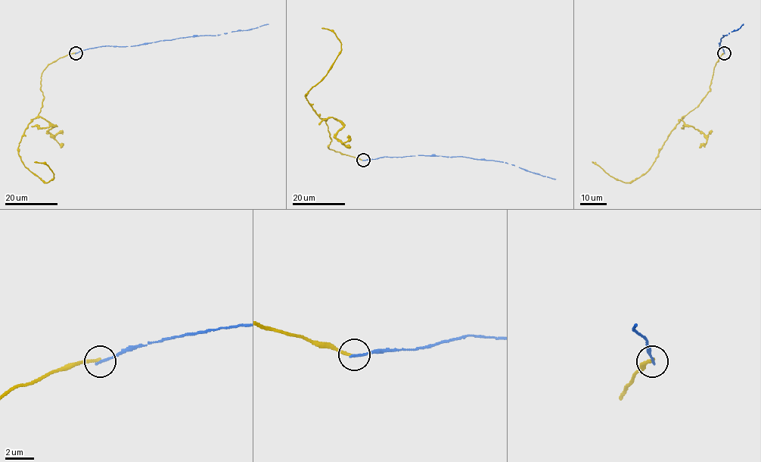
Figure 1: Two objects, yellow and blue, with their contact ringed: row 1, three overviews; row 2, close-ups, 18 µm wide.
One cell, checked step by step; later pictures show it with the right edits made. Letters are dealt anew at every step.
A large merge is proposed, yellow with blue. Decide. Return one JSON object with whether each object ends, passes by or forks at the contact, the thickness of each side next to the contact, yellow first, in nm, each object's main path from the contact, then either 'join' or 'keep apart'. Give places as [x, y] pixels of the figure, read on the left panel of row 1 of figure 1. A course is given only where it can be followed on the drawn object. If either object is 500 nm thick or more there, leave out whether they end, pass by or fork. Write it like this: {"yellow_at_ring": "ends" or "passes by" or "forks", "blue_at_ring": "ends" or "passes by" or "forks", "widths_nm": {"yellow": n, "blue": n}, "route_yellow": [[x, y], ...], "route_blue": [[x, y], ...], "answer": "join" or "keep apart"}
{"yellow_at_ring": "ends", "blue_at_ring": "ends", "widths_nm": {"yellow": 220, "blue": 170}, "route_yellow": [[76, 52], [42, 73], [42, 107], [18, 146], [23, 164], [43, 182], [54, 178], [45, 164], [34, 162]], "route_blue": [[76, 53], [97, 47], [132, 46], [187, 36], [218, 35], [268, 24]], "answer": "keep apart"}

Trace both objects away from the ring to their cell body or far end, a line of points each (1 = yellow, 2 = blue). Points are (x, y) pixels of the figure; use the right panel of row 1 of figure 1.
1: (724, 52), (717, 61), (709, 91), (671, 132), (653, 164), (638, 178), (622, 182), (591, 162)
2: (724, 53), (721, 45), (719, 46), (720, 39), (743, 24)

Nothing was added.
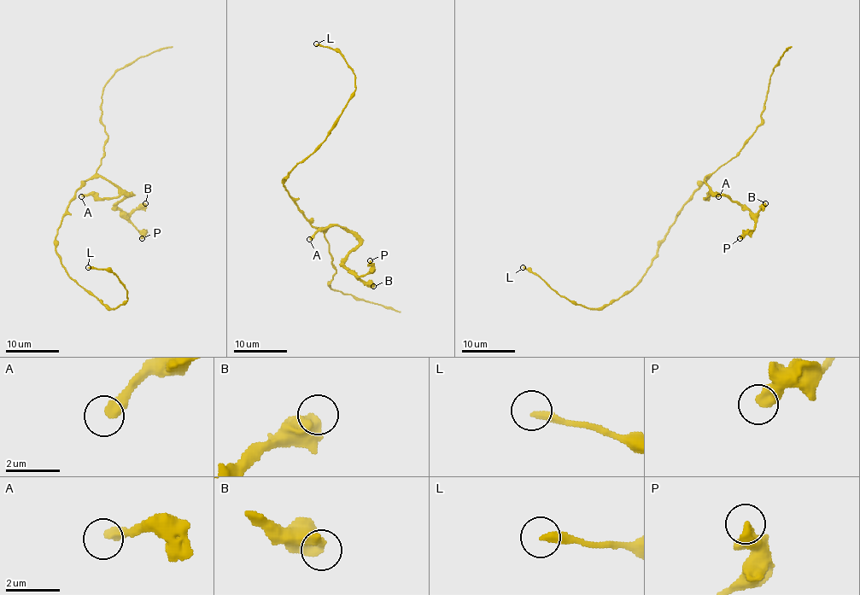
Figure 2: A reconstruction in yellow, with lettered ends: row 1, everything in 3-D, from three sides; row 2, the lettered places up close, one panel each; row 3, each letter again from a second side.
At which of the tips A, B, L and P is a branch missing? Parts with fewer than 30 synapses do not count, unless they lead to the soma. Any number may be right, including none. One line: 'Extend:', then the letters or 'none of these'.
Extend: L

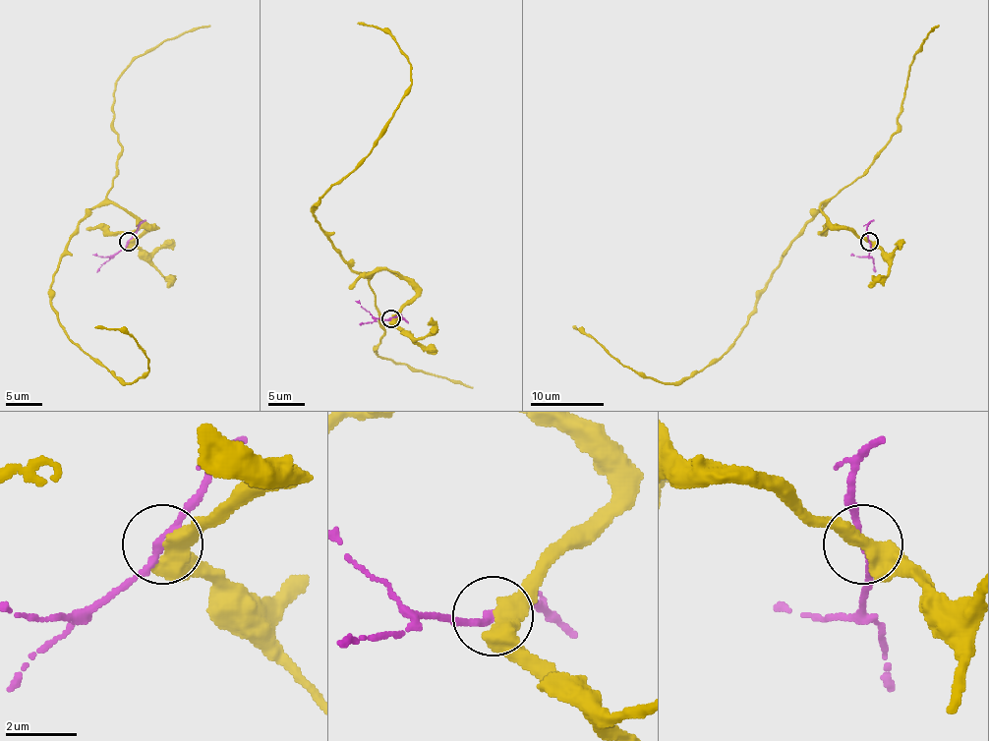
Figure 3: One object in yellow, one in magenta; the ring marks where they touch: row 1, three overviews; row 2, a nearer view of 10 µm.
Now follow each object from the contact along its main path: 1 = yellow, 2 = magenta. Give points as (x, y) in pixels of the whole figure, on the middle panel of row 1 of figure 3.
1: (390, 317), (416, 290), (388, 270), (356, 272), (314, 217), (411, 84), (388, 34), (358, 22)
2: (390, 317), (379, 319), (356, 302)

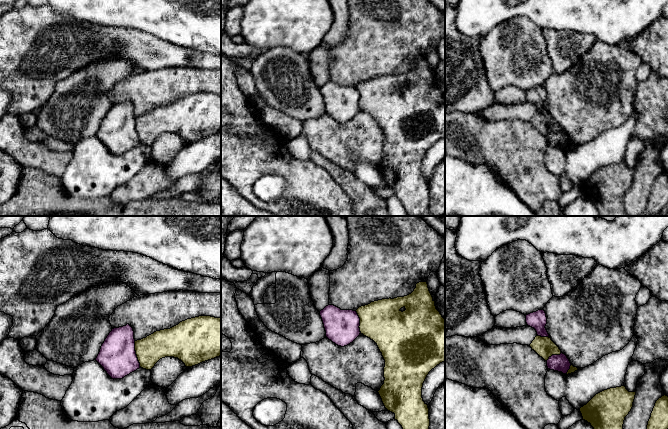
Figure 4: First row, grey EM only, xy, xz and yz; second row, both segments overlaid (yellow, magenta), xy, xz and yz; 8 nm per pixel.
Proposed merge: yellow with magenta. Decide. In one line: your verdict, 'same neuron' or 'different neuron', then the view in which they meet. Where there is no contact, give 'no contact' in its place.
different neuron | xy

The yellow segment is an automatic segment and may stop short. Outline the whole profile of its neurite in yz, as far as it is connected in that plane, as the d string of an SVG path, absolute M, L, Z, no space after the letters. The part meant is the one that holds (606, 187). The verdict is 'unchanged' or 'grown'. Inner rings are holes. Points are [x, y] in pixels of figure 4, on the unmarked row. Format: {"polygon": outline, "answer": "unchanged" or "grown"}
{"polygon": "M625 162L604 166L580 184L583 196L591 200L599 216L629 216L623 200L635 171L636 167L629 168Z", "answer": "unchanged"}

